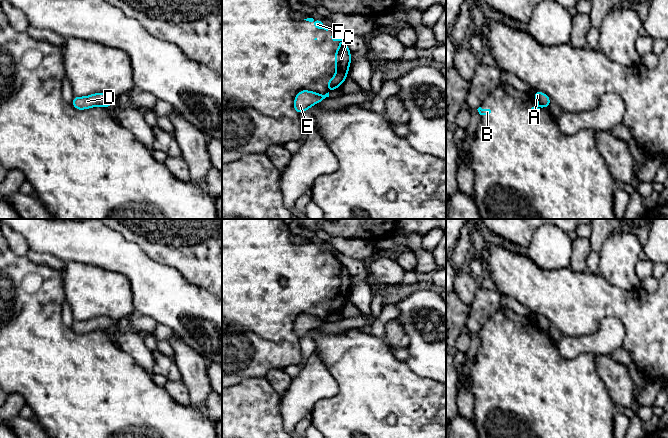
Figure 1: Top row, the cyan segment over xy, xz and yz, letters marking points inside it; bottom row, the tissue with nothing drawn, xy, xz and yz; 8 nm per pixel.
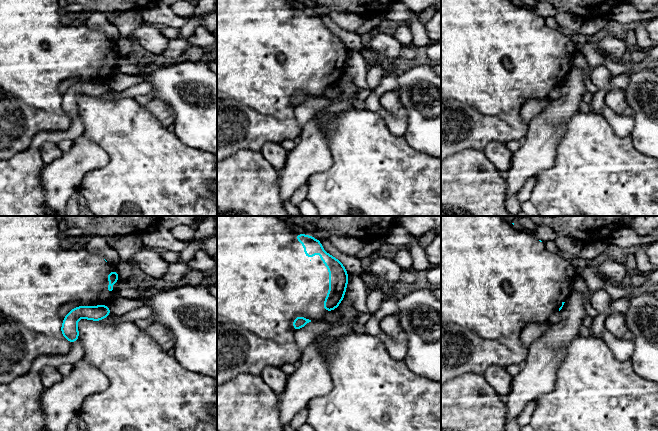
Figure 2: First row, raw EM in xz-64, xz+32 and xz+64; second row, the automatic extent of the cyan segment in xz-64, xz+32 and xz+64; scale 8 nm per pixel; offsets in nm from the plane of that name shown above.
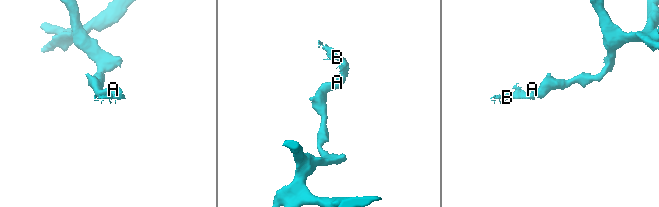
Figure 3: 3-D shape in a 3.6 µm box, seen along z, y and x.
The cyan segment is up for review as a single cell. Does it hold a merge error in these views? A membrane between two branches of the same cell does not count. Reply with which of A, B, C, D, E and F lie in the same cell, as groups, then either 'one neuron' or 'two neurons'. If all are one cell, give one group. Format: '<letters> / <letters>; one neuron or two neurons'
A D E / B C F; two neurons

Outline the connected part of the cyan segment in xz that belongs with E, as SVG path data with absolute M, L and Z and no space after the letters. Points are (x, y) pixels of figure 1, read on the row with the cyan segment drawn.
M301 90L294 99L294 110L295 112L302 113L309 109L312 105L321 102L326 97L329 97L329 91L325 95L318 94L307 90Z

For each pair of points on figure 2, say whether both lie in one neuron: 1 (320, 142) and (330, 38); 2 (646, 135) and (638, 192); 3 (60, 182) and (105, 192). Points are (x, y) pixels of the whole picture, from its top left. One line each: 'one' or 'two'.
1: two
2: two
3: two

